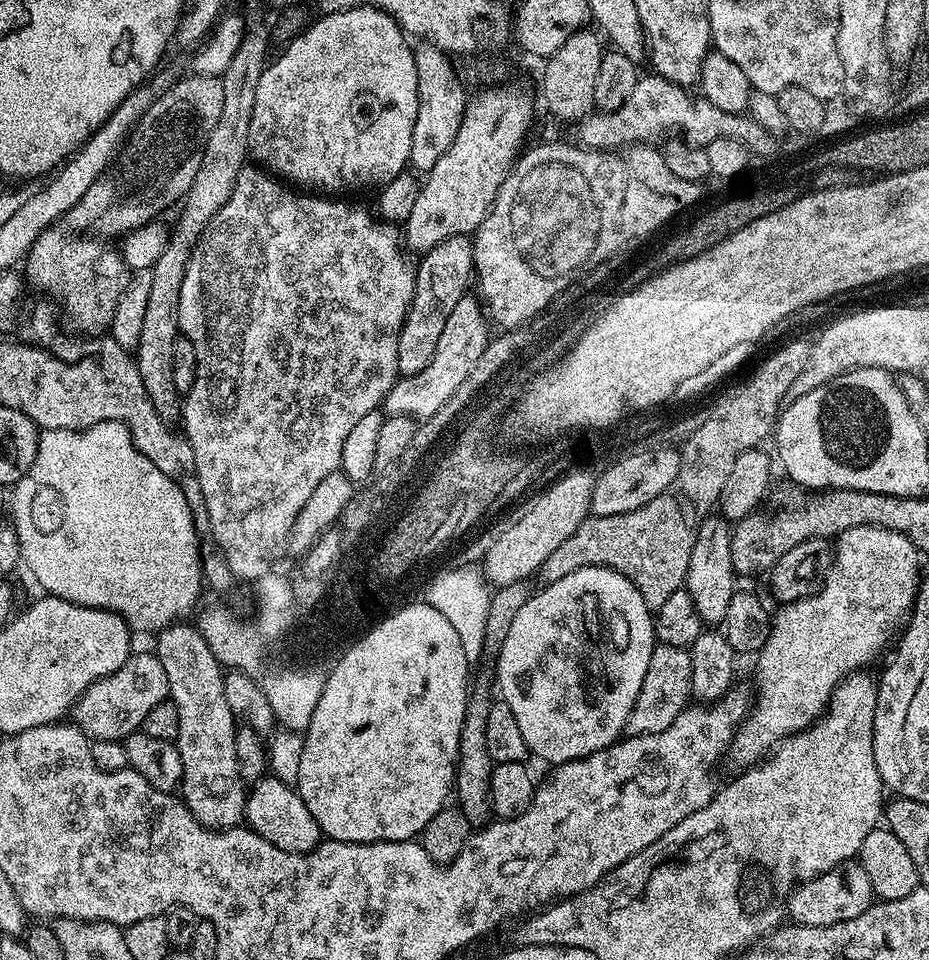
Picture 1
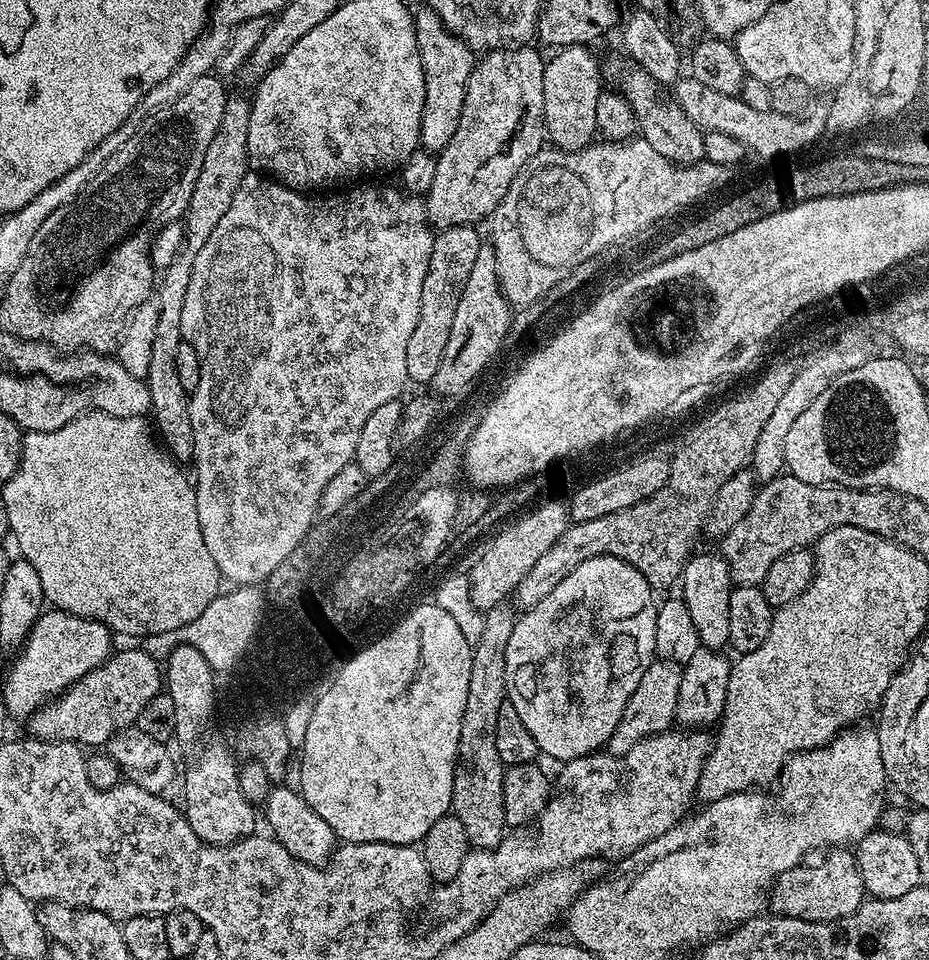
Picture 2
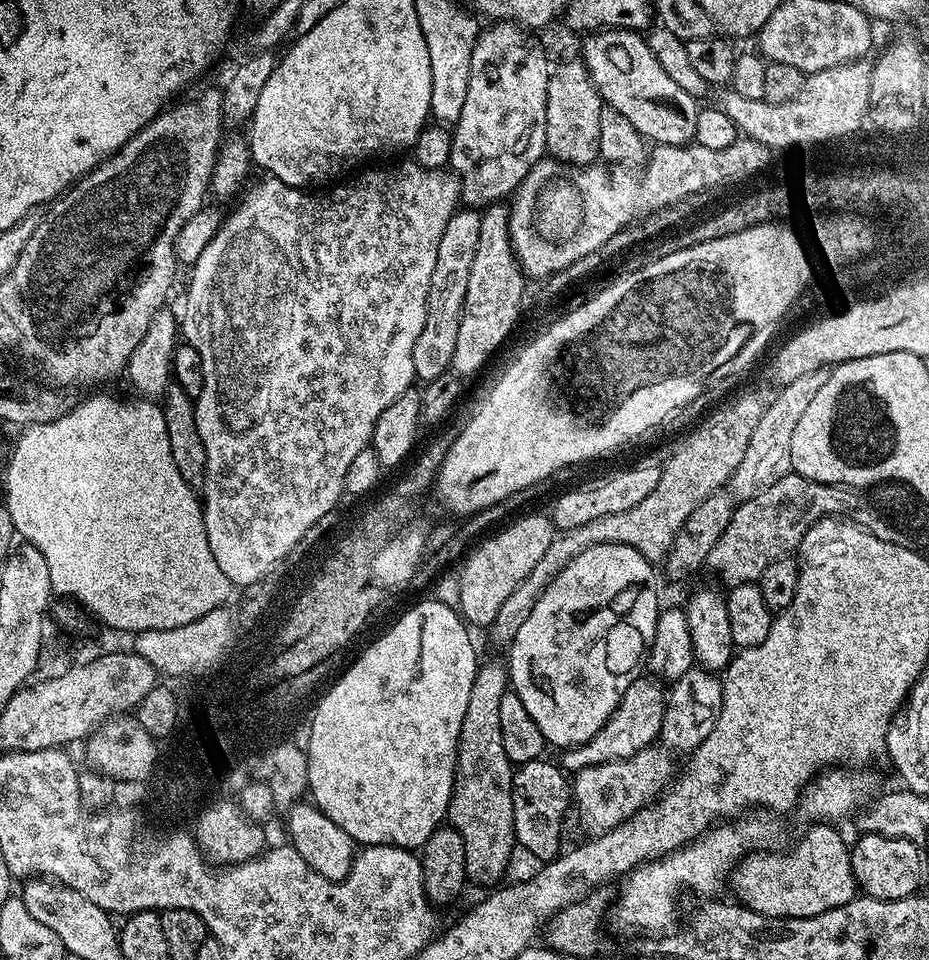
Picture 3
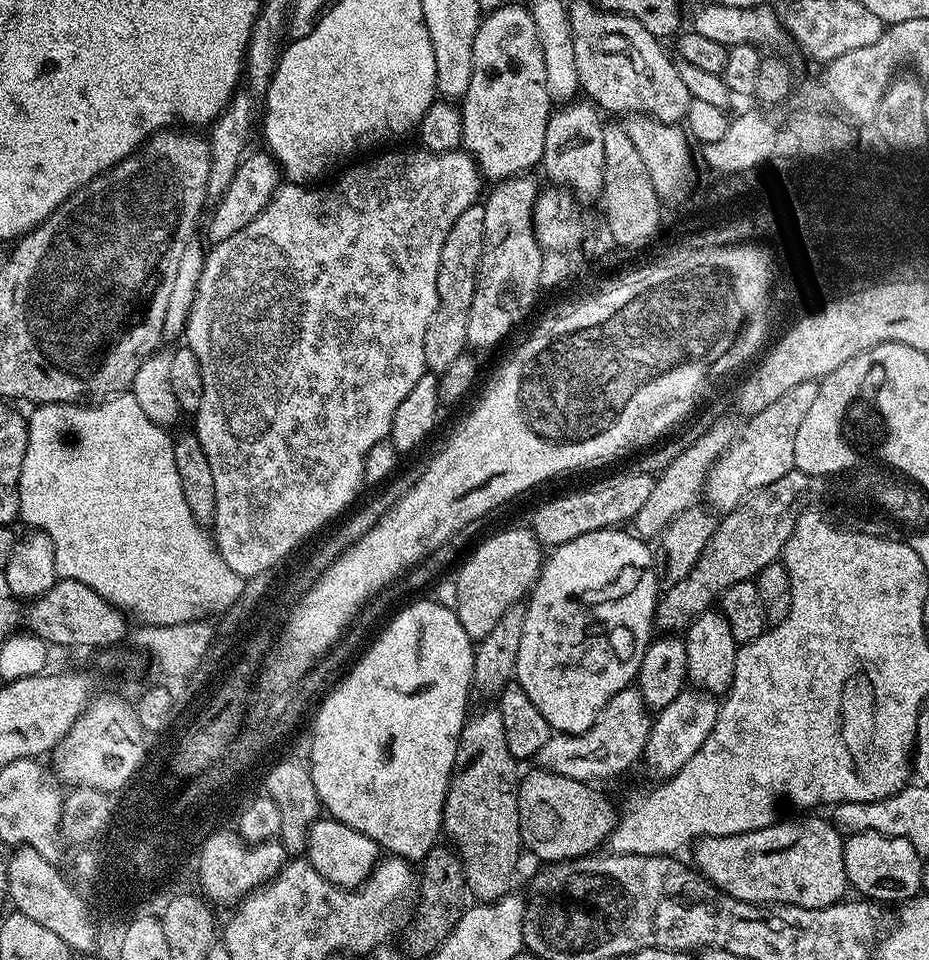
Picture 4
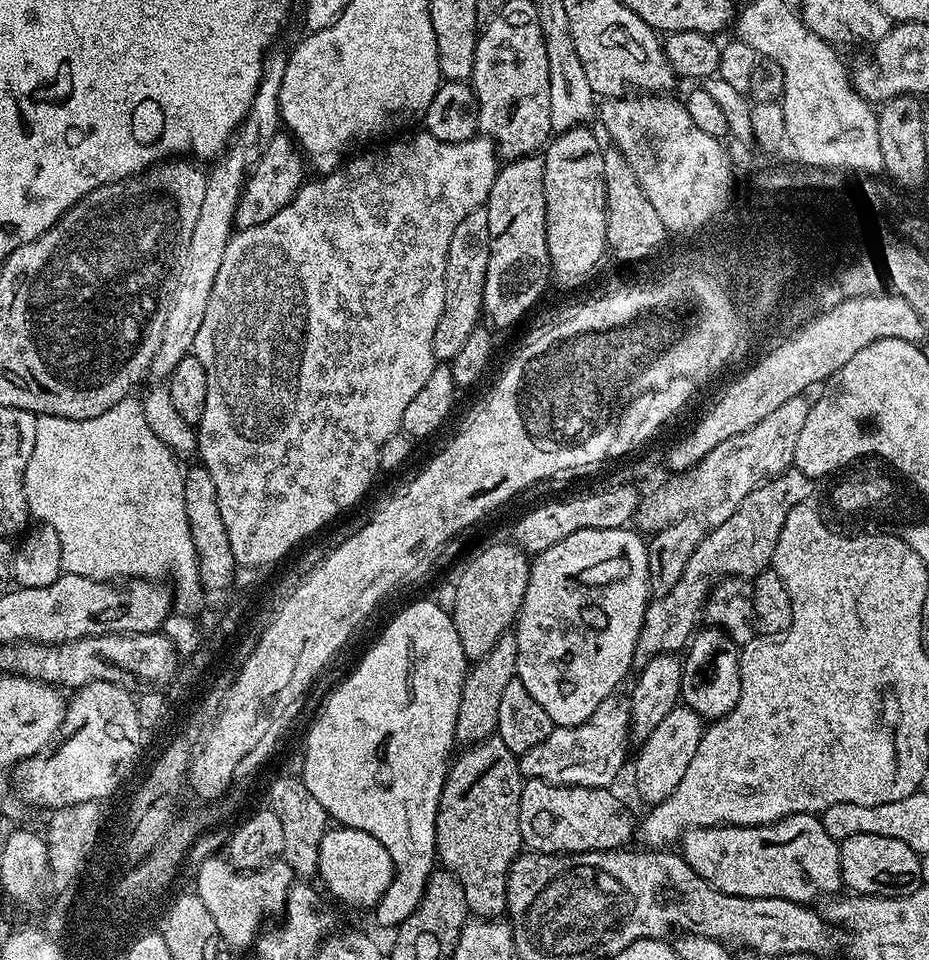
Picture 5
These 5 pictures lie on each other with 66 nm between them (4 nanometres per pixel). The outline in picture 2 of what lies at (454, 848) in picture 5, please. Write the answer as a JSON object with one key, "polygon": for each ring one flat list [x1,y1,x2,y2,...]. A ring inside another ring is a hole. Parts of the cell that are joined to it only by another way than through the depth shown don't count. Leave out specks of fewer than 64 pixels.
{"polygon":[[505,603,496,604,483,615,482,632,471,656,470,681,458,738,456,773,452,787,451,815,462,822,466,838,473,849,493,848,506,834,502,810,502,778,505,765,495,749,494,733,498,710,507,699,505,690,506,648,516,621,513,609]]}

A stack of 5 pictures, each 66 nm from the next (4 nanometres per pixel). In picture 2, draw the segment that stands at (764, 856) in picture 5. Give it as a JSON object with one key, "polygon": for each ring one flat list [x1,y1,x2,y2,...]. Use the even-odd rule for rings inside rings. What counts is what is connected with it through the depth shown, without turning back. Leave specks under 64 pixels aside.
{"polygon":[[841,846,831,849,825,856,828,857,821,864,805,862,776,879,770,893,770,908,775,915,826,921,846,918,860,909,866,893,855,855]]}

